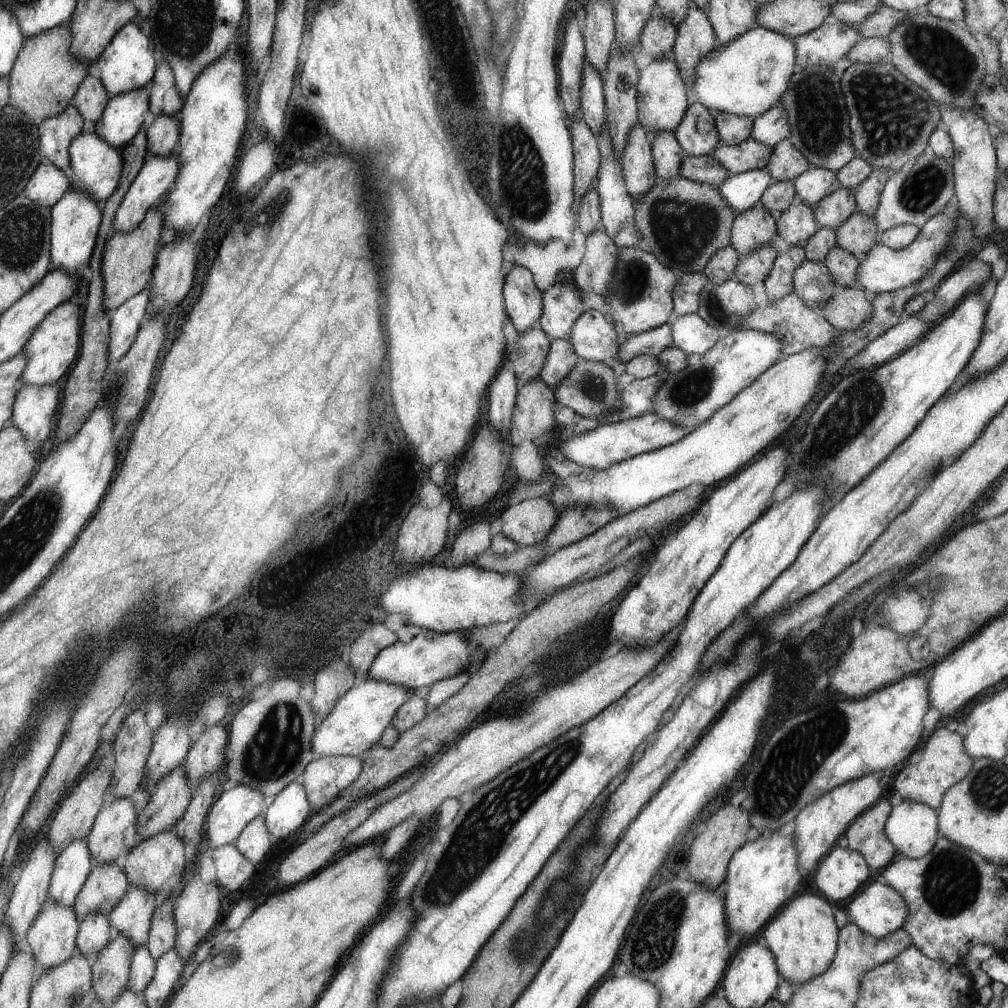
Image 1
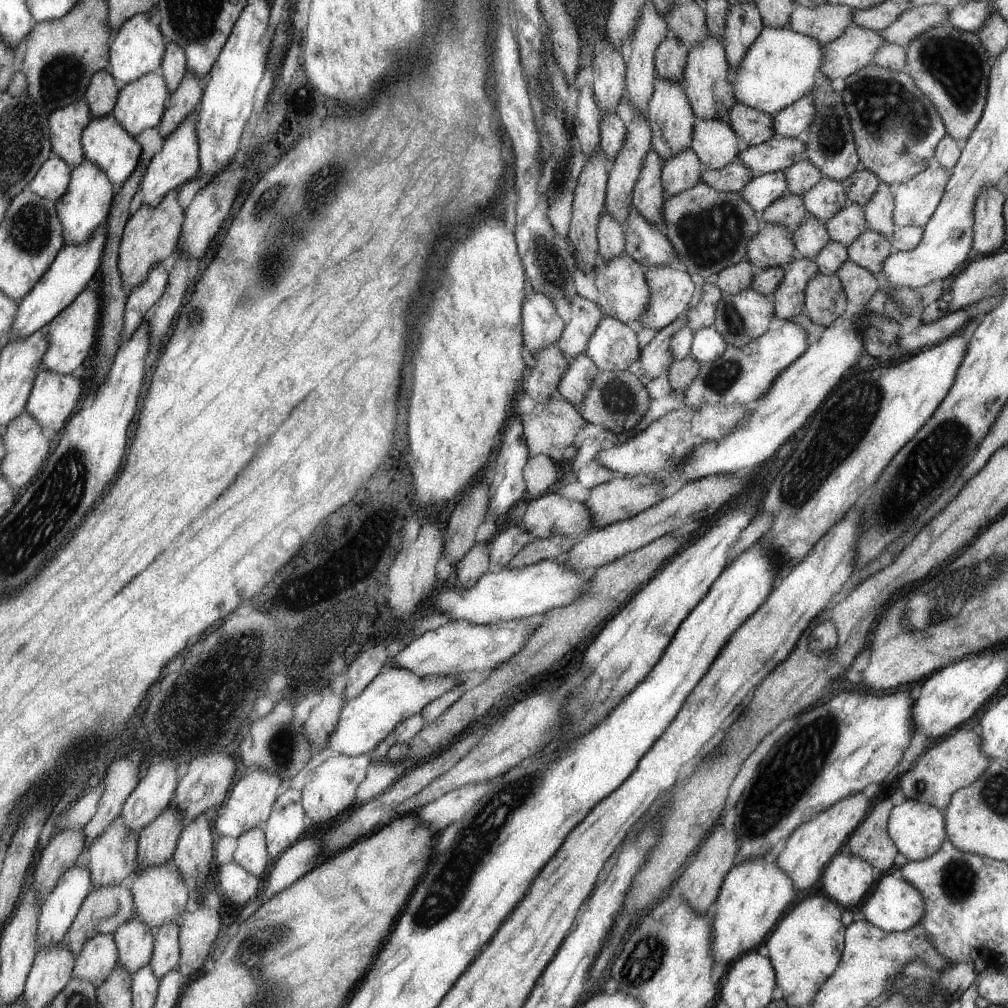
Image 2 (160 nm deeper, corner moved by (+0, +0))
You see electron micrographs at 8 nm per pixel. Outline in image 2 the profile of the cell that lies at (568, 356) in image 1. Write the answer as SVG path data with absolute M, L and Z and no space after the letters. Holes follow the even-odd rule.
M585 353L576 356L576 360L568 364L567 372L564 372L563 380L558 384L558 396L573 406L580 406L592 386L590 382L598 372L601 371Z

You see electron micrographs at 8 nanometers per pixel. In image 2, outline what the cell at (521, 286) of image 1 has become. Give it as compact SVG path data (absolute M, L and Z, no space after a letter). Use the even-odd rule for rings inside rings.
M528 292L523 305L523 338L524 346L532 356L550 344L558 344L565 327L550 297Z

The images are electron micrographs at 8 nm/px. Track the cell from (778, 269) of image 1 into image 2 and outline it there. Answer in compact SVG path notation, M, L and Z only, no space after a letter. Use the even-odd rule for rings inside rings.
M810 258L792 260L774 292L773 314L778 320L788 322L805 312L804 290L808 280L814 278L818 272L819 266Z

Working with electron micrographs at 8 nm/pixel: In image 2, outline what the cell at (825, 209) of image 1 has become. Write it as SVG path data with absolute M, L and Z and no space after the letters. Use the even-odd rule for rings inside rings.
M847 200L844 208L840 208L831 220L826 220L824 226L828 230L829 238L844 247L850 246L852 240L859 239L860 234L868 227L863 208L850 200Z

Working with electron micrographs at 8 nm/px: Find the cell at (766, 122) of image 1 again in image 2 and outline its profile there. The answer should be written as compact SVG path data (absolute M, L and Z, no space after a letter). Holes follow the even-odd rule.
M804 96L801 100L796 100L791 107L784 108L778 112L774 118L774 137L796 138L806 141L808 138L808 128L811 128L815 120L816 106L812 96Z

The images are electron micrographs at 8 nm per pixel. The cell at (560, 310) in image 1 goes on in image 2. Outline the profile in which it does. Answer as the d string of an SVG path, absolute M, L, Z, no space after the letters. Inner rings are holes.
M572 294L567 300L570 304L570 321L568 327L564 328L557 348L562 350L568 360L574 362L576 356L587 352L588 340L591 340L592 332L596 331L596 326L605 315L596 303L578 295Z

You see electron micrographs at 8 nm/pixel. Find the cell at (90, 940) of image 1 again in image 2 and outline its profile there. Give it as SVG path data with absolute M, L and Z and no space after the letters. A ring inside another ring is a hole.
M99 934L86 940L75 956L74 976L91 981L96 986L108 979L110 972L119 964L118 946L110 934Z

